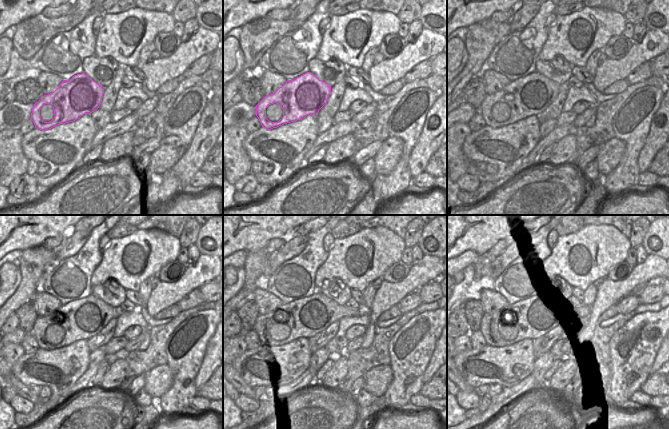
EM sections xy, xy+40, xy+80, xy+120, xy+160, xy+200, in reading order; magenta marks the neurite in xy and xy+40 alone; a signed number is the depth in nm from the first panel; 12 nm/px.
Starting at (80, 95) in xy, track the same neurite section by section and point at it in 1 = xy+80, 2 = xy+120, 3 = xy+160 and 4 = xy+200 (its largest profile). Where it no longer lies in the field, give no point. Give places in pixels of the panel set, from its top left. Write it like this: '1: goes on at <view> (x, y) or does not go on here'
1: goes on at xy+80 (530, 95)
2: goes on at xy+120 (81, 319)
3: goes on at xy+160 (307, 317)
4: goes on at xy+200 (533, 317)

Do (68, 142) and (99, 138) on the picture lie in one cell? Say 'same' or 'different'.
different

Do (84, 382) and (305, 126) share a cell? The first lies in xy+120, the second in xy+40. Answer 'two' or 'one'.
two

